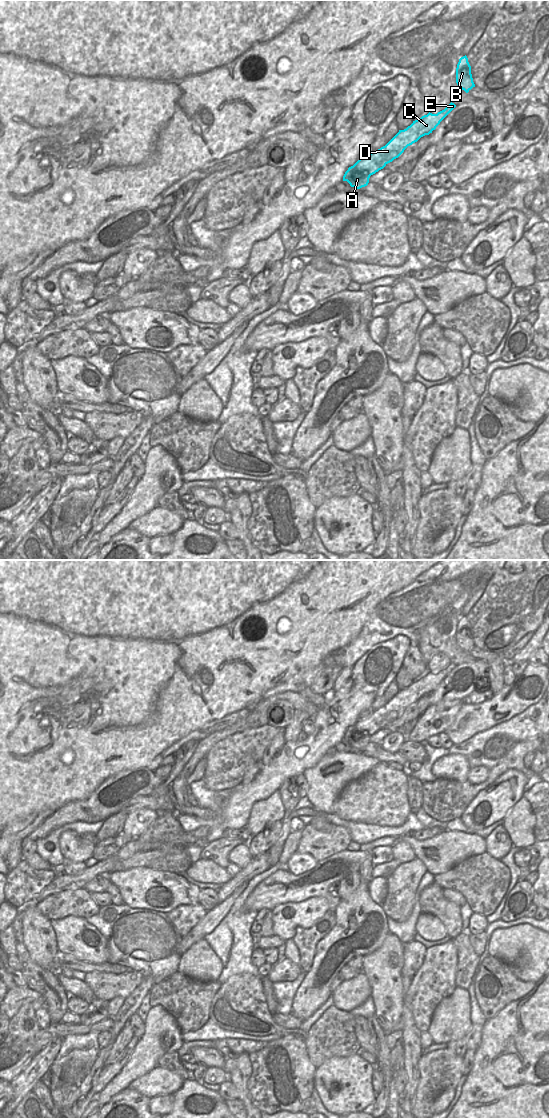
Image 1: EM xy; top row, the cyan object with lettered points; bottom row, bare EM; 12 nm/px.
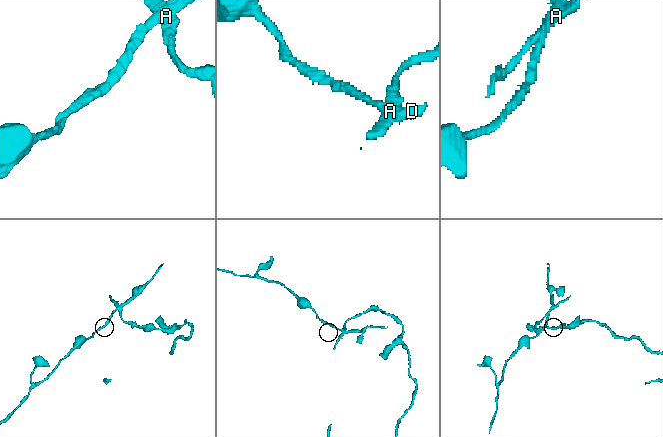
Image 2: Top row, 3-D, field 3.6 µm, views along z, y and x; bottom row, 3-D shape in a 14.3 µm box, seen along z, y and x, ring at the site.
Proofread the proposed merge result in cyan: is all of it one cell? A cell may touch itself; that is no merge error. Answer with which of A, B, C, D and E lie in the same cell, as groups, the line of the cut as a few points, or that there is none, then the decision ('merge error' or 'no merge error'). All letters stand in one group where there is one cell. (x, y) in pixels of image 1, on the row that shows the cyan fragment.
A / B C D E; cut in xy along (370, 175), (355, 169), (348, 182); merge error

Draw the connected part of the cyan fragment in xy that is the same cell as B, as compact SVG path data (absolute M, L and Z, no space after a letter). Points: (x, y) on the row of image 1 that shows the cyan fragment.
M466 55L461 57L457 64L456 83L466 93L475 87L471 74L471 66Z

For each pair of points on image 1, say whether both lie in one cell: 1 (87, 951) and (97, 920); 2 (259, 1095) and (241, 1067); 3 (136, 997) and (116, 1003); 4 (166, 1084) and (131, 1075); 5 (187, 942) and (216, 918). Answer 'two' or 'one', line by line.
1: two
2: two
3: two
4: two
5: one

